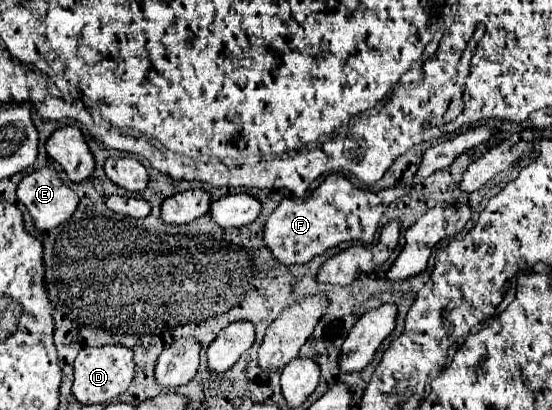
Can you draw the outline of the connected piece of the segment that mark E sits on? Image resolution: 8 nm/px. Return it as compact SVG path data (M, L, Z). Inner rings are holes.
M44 166L22 178L18 200L32 214L36 228L46 232L66 222L76 210L80 198L60 180L54 168Z

